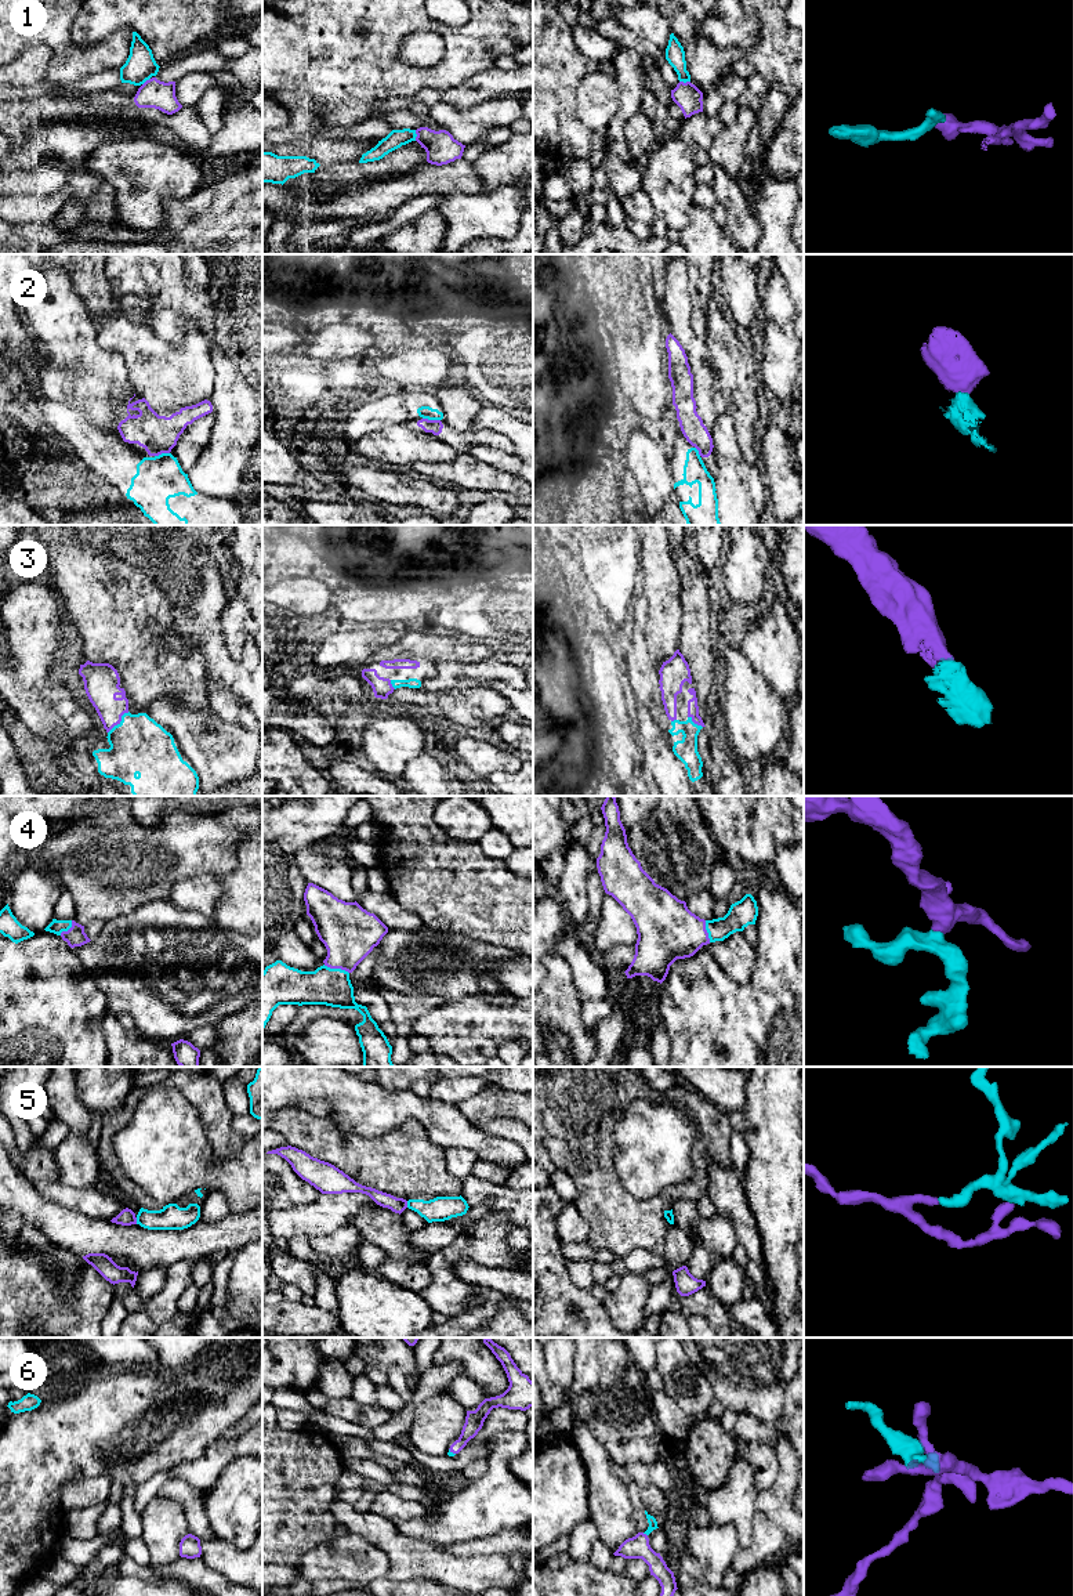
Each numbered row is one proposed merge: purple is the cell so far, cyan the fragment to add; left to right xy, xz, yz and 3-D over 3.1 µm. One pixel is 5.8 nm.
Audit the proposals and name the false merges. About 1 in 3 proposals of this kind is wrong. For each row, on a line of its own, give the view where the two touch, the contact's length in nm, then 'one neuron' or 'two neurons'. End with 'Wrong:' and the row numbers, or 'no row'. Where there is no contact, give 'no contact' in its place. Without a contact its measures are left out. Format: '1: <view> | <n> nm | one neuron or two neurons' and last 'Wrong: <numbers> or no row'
1: xz | 60 nm | two neurons
2: xz | 110 nm | two neurons
3: xy | 180 nm | one neuron
4: xz | 160 nm | one neuron
5: xy | 40 nm | two neurons
6: yz | 40 nm | one neuron
Wrong: 1, 2, 5

